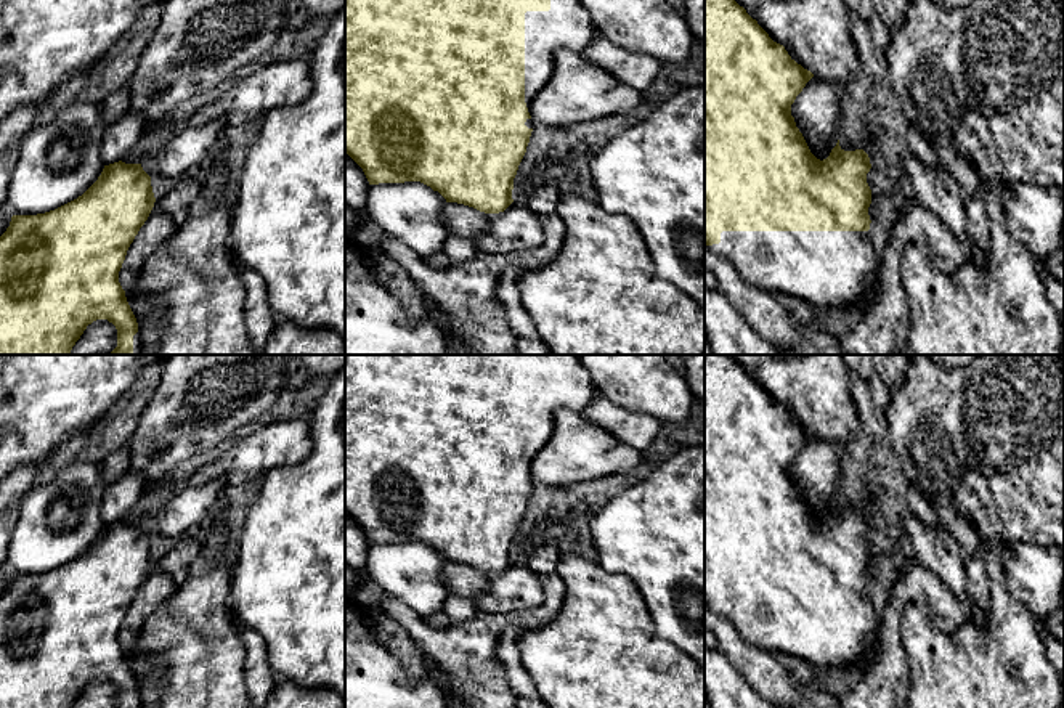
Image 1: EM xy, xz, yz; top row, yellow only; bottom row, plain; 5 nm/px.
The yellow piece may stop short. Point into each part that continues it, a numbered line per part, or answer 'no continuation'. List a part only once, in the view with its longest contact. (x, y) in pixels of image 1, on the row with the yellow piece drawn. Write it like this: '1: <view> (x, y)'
1: yz (827, 268)

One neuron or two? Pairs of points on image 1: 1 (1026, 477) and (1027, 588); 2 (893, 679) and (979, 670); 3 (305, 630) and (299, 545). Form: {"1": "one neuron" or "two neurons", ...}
{"1": "two neurons", "2": "two neurons", "3": "one neuron"}

